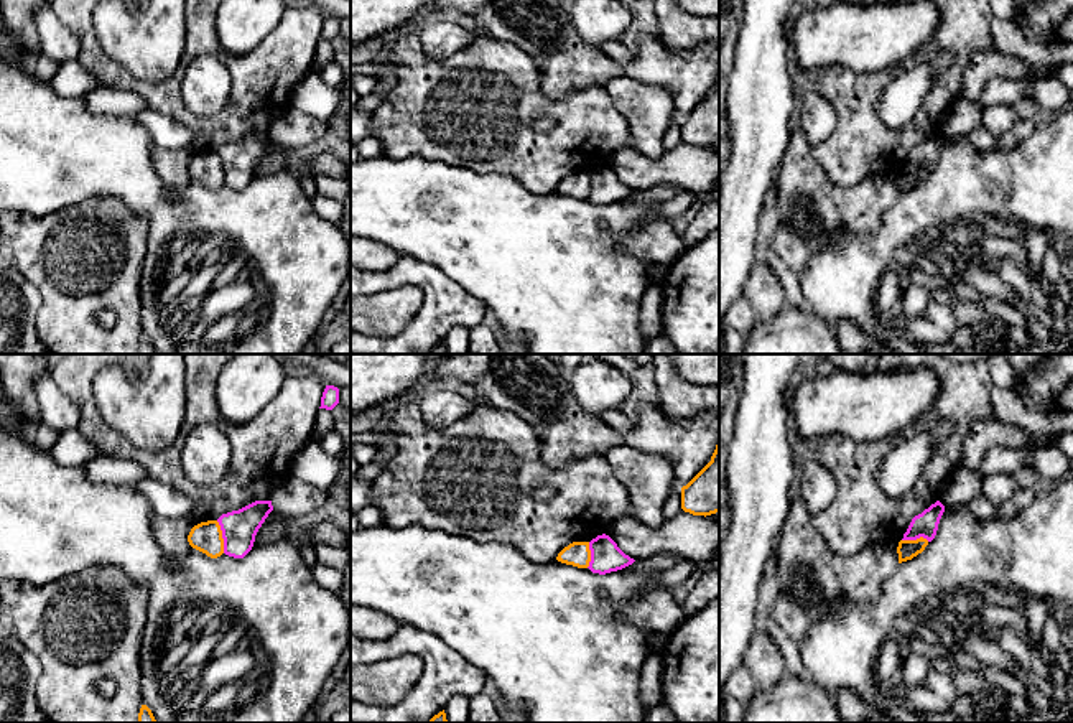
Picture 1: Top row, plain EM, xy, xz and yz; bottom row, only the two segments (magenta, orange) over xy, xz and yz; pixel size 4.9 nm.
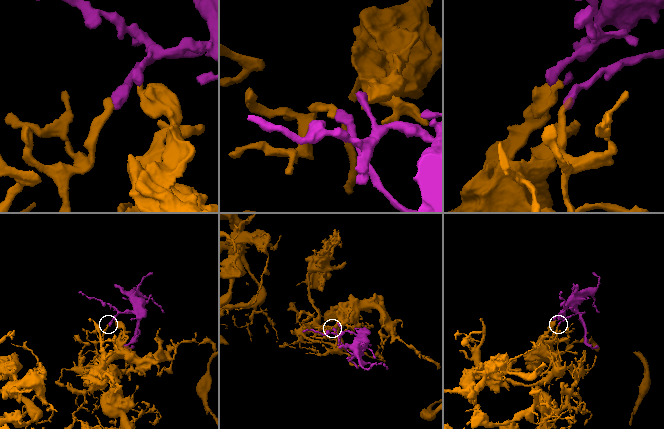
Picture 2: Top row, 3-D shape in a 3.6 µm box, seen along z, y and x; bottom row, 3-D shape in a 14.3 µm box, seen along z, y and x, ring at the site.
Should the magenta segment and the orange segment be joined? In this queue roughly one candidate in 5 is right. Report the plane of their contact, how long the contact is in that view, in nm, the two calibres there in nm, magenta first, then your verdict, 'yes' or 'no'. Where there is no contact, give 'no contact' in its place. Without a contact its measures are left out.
xy | 170 nm | 180/150 nm | no

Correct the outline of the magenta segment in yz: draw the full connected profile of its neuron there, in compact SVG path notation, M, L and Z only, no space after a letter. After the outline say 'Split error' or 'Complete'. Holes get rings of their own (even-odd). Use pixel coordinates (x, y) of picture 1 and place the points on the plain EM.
M940 132L931 135L928 140L912 150L902 171L917 171L923 168L931 173L936 166L943 143L945 137Z. Complete

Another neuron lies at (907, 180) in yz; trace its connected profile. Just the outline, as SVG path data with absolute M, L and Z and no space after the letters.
M923 168L917 171L900 171L897 178L899 194L912 191L918 184L922 184L927 176L928 176L928 171Z

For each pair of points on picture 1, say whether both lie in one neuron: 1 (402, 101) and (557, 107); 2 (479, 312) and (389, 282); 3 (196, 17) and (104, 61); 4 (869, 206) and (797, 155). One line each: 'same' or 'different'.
1: same
2: same
3: same
4: same

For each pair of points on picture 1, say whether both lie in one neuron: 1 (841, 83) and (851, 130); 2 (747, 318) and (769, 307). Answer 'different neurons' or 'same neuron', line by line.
1: same neuron
2: different neurons

